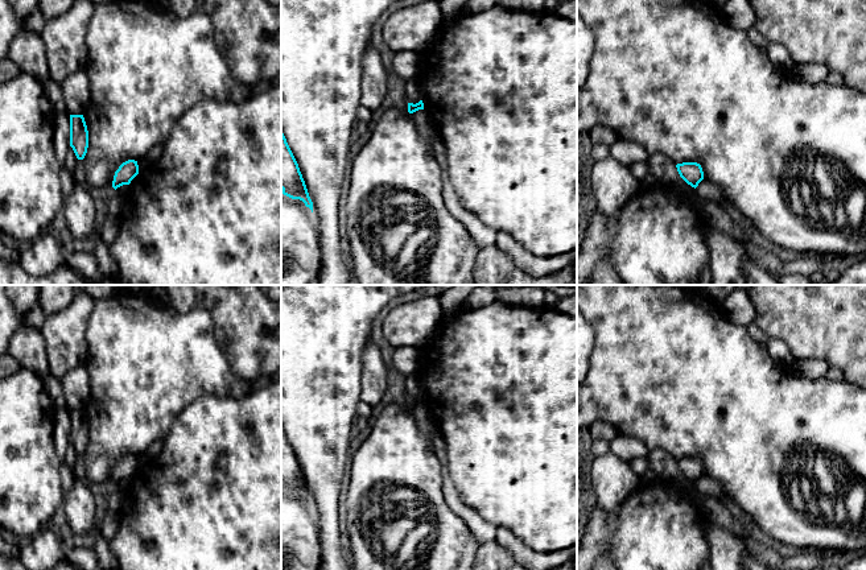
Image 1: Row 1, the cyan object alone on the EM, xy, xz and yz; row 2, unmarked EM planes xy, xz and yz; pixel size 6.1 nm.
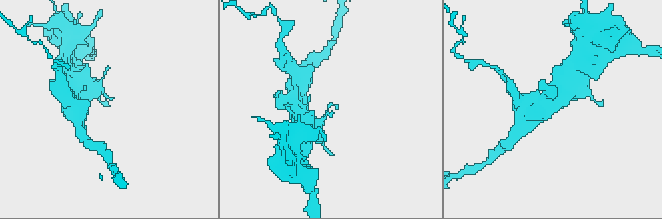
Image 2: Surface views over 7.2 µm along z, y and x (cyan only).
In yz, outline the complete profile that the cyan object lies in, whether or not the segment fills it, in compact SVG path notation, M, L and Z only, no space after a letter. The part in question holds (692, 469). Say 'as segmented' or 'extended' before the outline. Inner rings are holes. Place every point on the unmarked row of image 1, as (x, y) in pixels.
as segmented | M683 458L676 460L680 472L692 483L697 483L704 475L704 467L697 458Z

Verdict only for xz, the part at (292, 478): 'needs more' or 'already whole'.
already whole

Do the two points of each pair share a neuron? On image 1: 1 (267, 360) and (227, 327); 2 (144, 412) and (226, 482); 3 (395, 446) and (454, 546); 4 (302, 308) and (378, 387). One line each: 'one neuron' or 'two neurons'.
1: one neuron
2: two neurons
3: one neuron
4: two neurons

